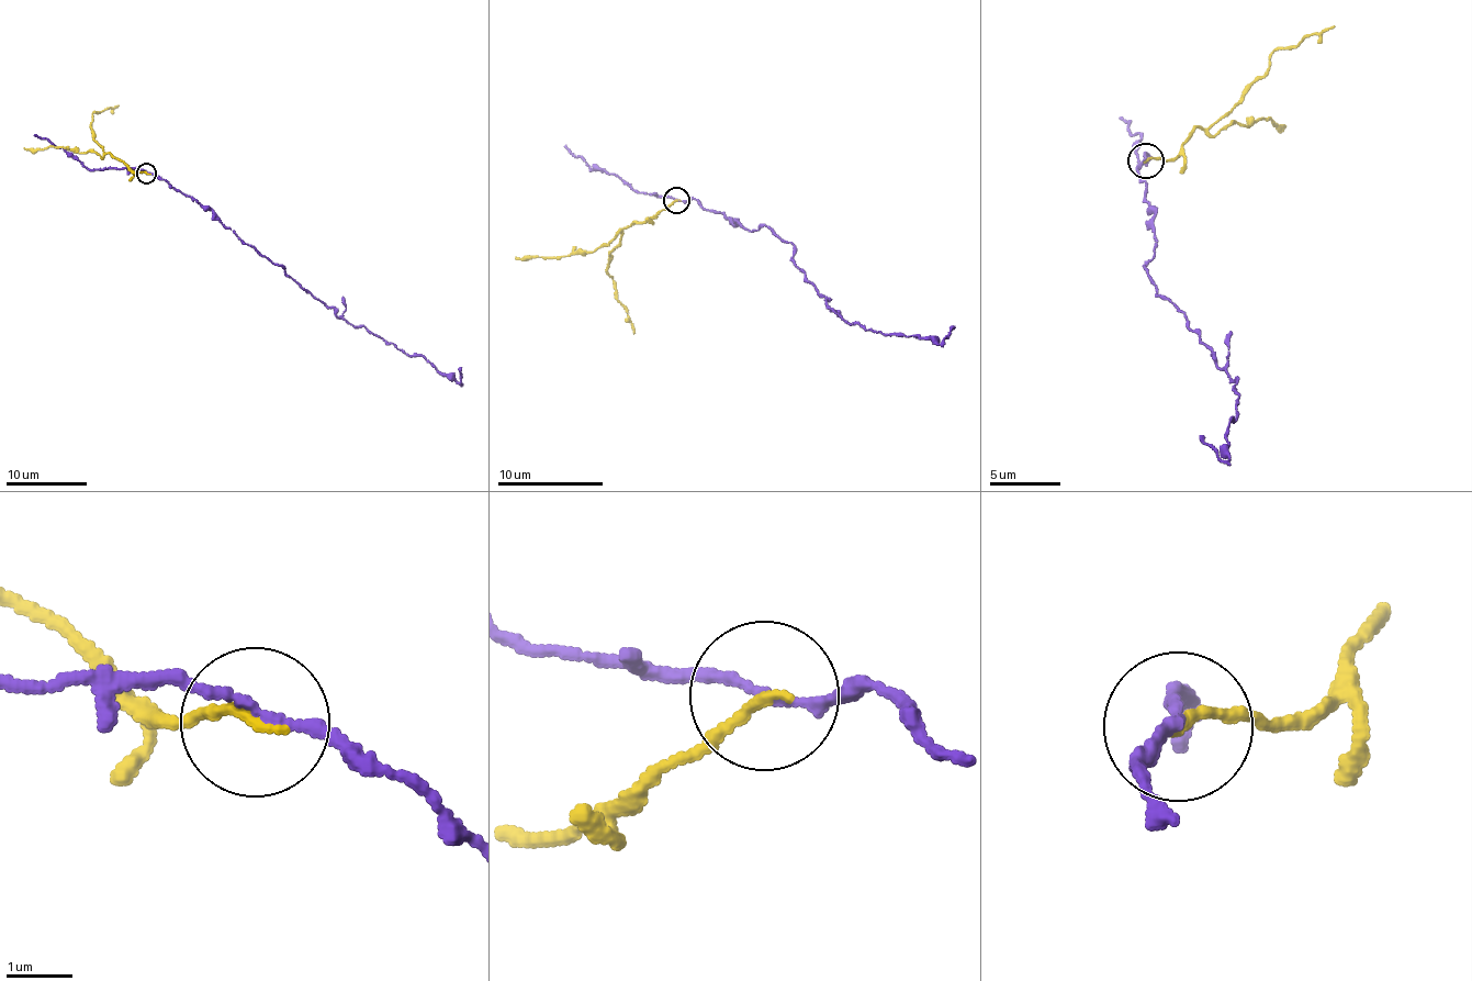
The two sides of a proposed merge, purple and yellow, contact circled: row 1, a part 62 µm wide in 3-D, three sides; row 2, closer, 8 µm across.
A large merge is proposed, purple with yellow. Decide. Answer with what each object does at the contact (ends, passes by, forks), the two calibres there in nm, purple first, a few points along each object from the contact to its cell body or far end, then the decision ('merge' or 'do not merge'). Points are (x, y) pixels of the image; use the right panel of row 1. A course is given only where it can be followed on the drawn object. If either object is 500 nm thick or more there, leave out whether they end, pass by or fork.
purple passes by; yellow ends there; 130 nm thick on the purple side, 150 nm on the other; purple runs (1144, 159), (1136, 170), (1156, 214), (1144, 267), (1238, 380), (1221, 446), (1229, 458), (1199, 436); yellow runs (1144, 159), (1167, 163), (1191, 131), (1206, 129), (1256, 78), (1277, 49), (1296, 48), (1306, 36), (1334, 26); do not merge

